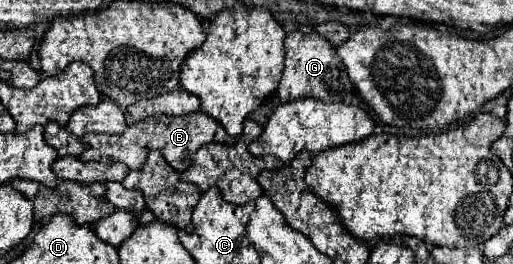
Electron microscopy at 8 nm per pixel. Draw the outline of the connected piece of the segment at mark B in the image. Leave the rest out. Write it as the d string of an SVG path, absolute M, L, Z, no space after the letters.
M193 112L189 116L165 116L165 114L157 114L157 116L149 116L137 124L131 124L123 134L87 134L83 136L83 142L87 144L87 150L79 156L79 160L95 160L95 162L123 162L127 168L137 170L143 166L147 152L157 148L161 150L161 154L165 156L165 160L177 170L185 170L191 156L205 144L211 142L227 142L227 138L231 138L225 128L213 120L211 116L203 114L203 112Z

